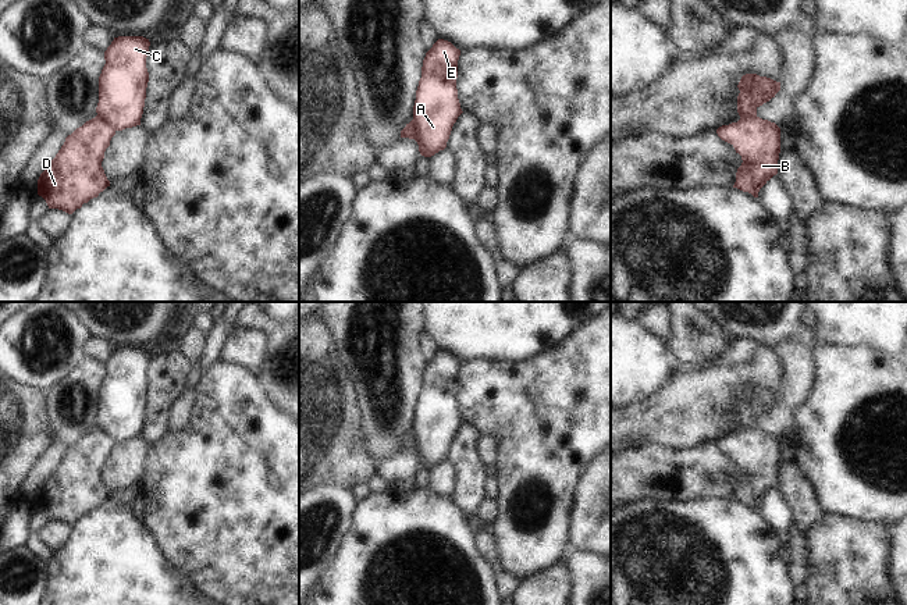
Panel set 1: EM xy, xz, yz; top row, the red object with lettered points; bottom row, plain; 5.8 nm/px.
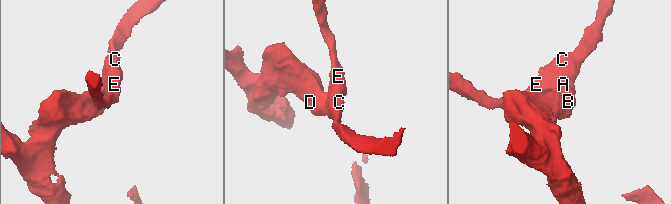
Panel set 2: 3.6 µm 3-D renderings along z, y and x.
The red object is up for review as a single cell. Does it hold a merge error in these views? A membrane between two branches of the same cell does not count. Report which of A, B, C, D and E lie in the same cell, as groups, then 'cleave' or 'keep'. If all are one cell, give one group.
groups A C E / B D; cleave

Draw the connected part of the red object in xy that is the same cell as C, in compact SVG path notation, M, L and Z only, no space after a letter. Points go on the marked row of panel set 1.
M118 36L104 51L96 113L115 131L141 125L149 82L149 46L143 36Z

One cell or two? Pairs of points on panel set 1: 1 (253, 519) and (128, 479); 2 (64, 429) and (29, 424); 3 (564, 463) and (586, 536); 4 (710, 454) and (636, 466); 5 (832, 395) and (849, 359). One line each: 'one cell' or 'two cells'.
1: two cells
2: two cells
3: two cells
4: one cell
5: one cell

